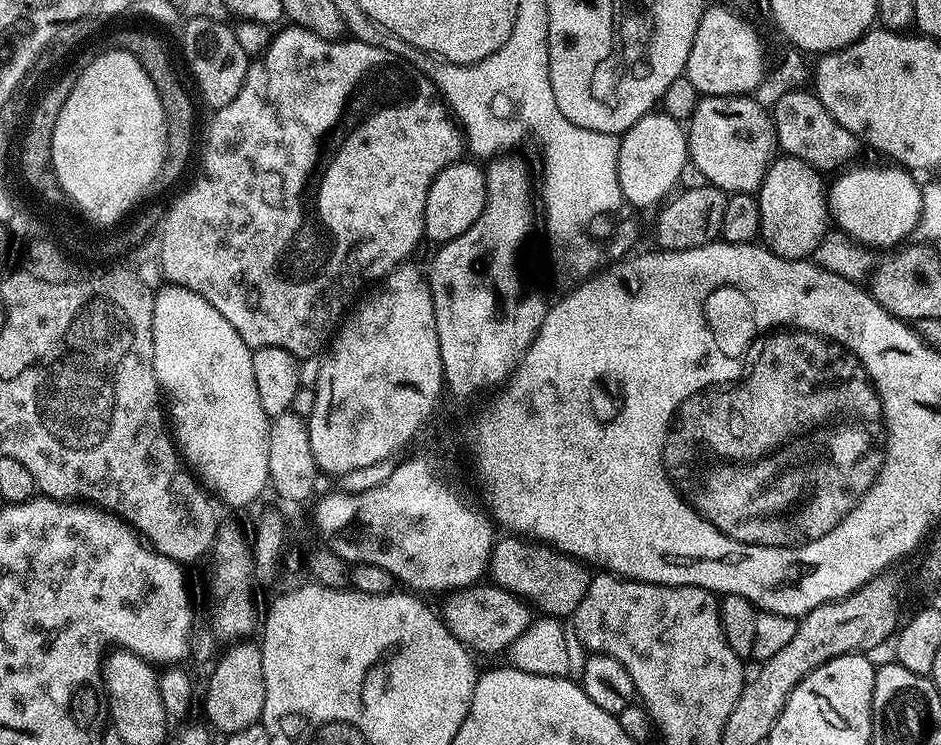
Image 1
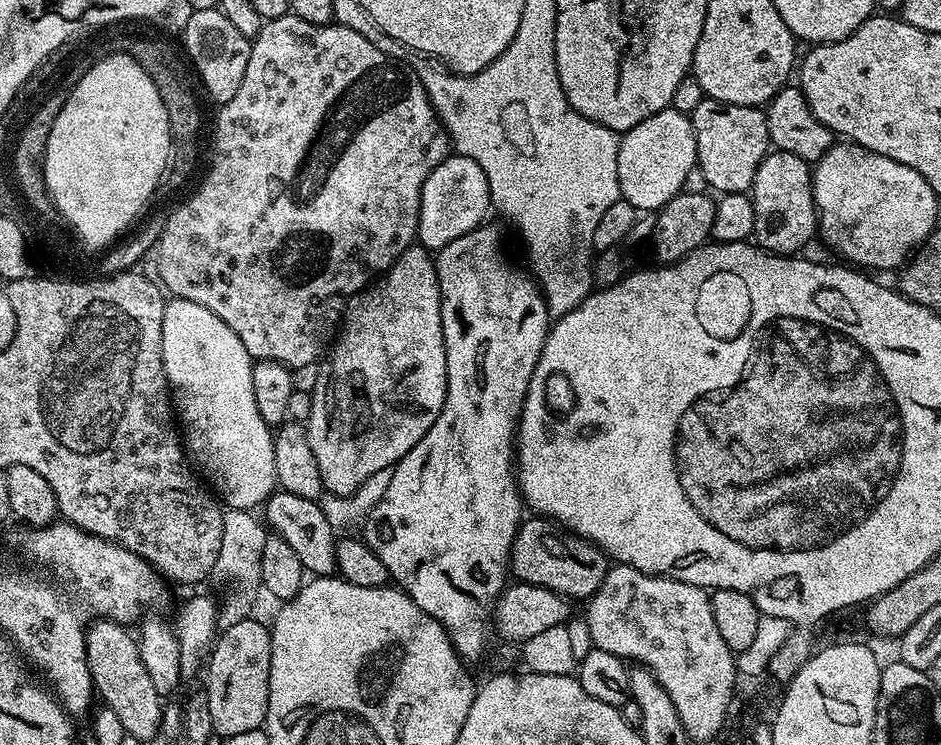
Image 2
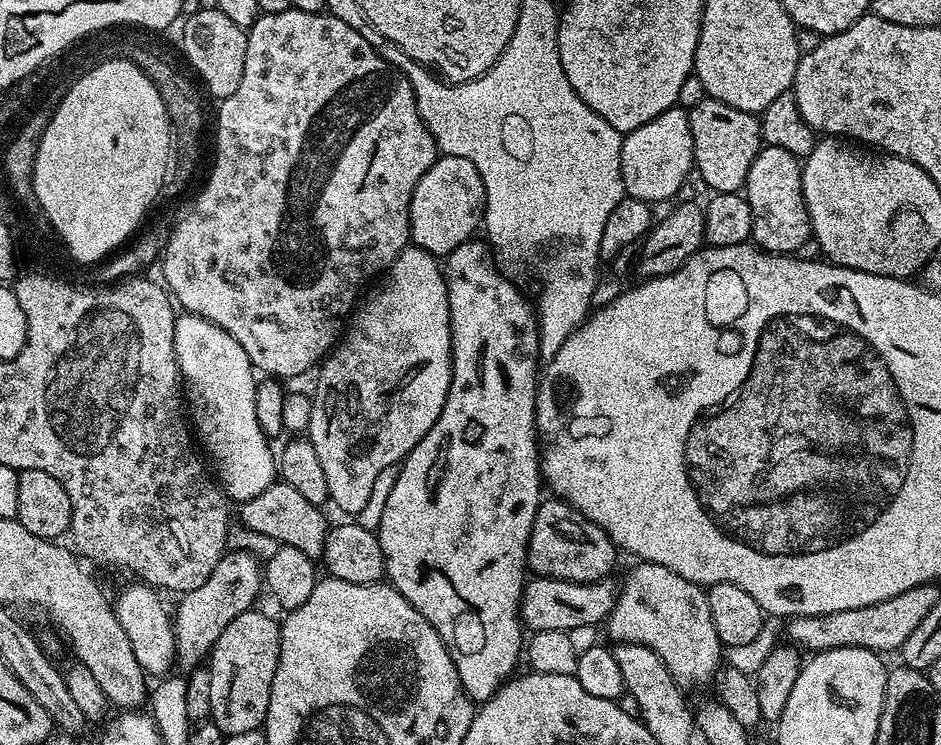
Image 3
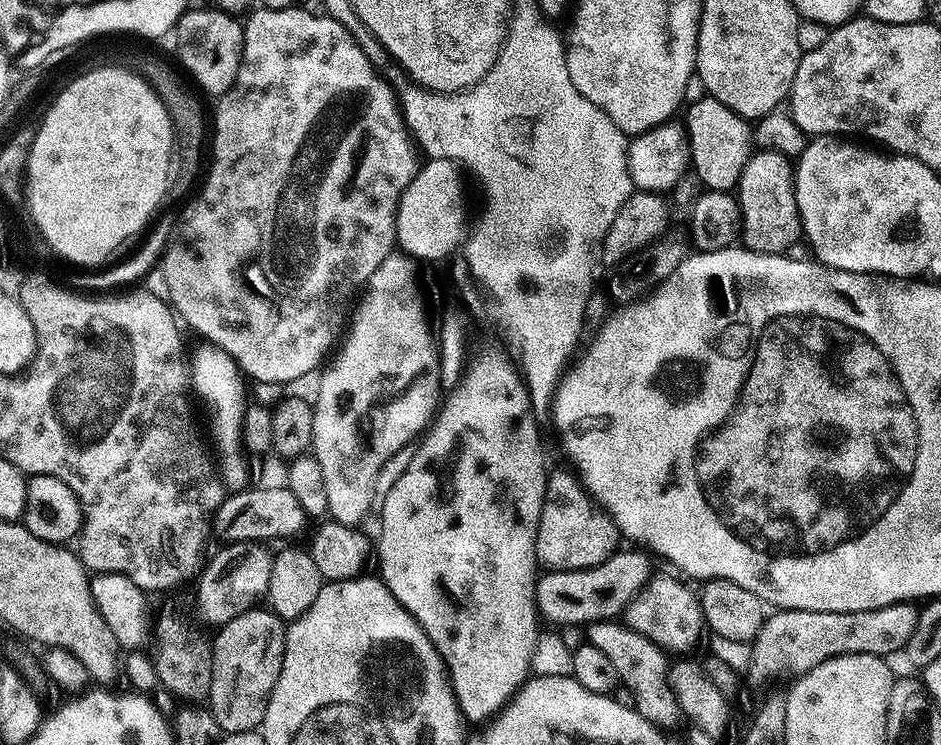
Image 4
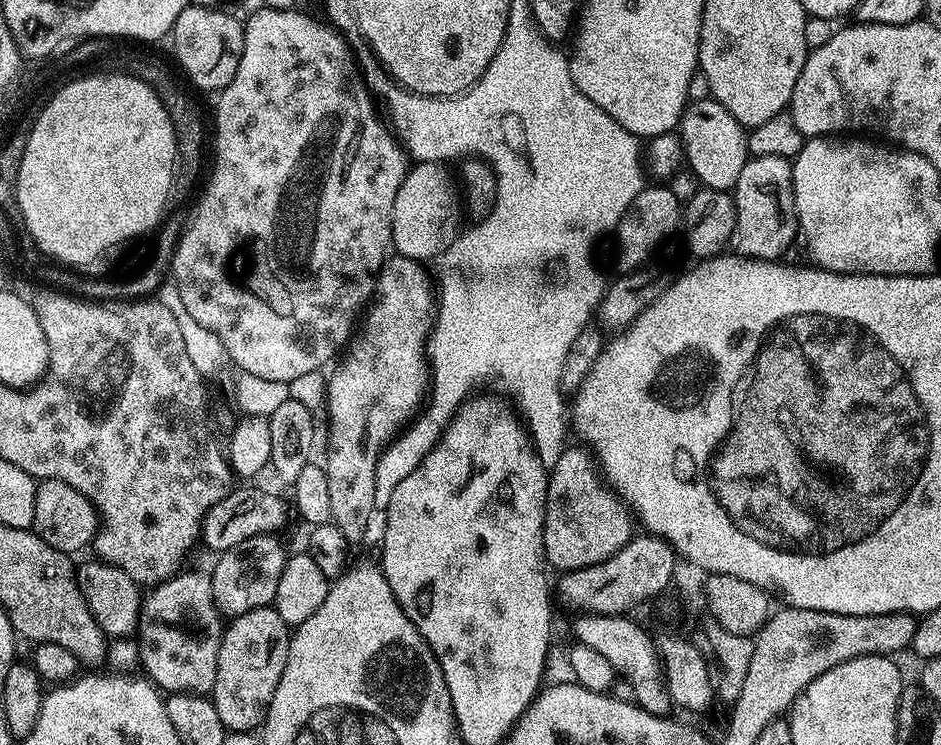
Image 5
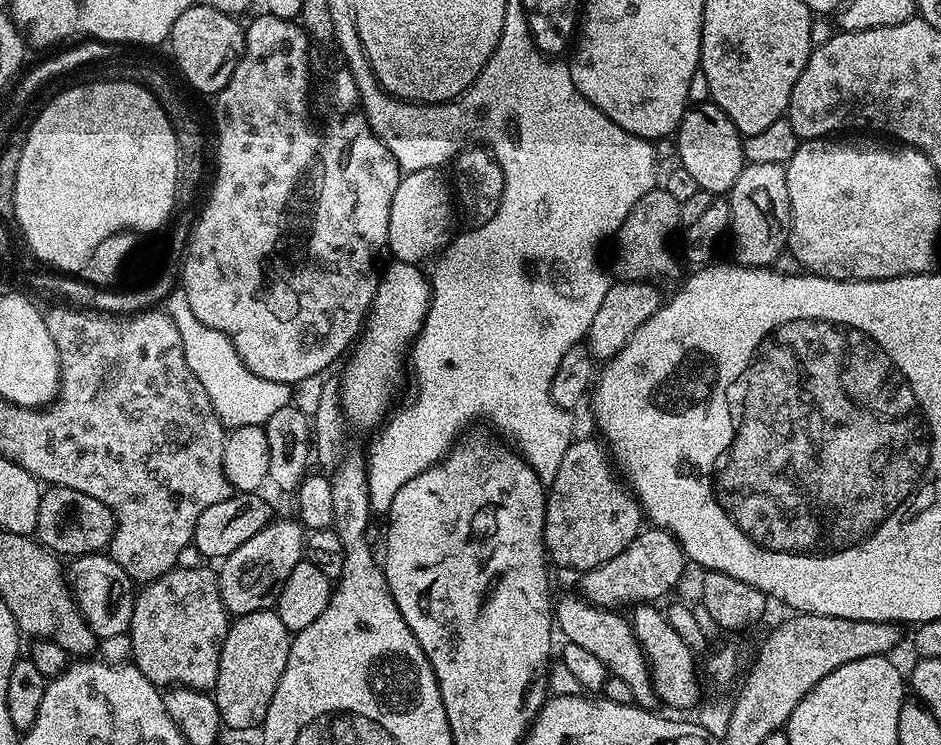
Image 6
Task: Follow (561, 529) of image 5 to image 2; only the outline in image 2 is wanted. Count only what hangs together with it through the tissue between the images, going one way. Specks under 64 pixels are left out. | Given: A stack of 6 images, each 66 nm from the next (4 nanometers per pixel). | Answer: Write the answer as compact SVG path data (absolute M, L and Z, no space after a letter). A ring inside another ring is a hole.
M547 518L531 519L525 519L516 532L510 561L511 575L521 584L554 590L560 596L567 596L569 601L587 601L596 593L598 586L602 586L610 567L609 557L600 547L581 536L561 534L553 521Z

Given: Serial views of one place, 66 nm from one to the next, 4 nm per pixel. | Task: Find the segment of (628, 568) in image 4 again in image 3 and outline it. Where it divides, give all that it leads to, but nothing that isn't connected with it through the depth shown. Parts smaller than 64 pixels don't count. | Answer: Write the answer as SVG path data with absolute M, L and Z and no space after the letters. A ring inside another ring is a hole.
M545 576L529 579L524 586L524 593L520 599L520 622L529 633L542 630L562 630L568 632L572 627L599 625L605 621L618 591L615 583L605 578L595 580L589 584L555 580Z

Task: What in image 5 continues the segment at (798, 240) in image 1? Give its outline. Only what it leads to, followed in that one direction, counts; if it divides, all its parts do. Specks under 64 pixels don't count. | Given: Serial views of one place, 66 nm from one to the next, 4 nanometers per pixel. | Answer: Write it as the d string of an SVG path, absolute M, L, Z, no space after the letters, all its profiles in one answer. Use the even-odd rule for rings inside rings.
M752 156L742 166L734 189L736 201L736 225L730 245L731 251L750 260L779 261L787 248L798 240L798 221L796 218L796 199L792 193L792 161L777 156Z

